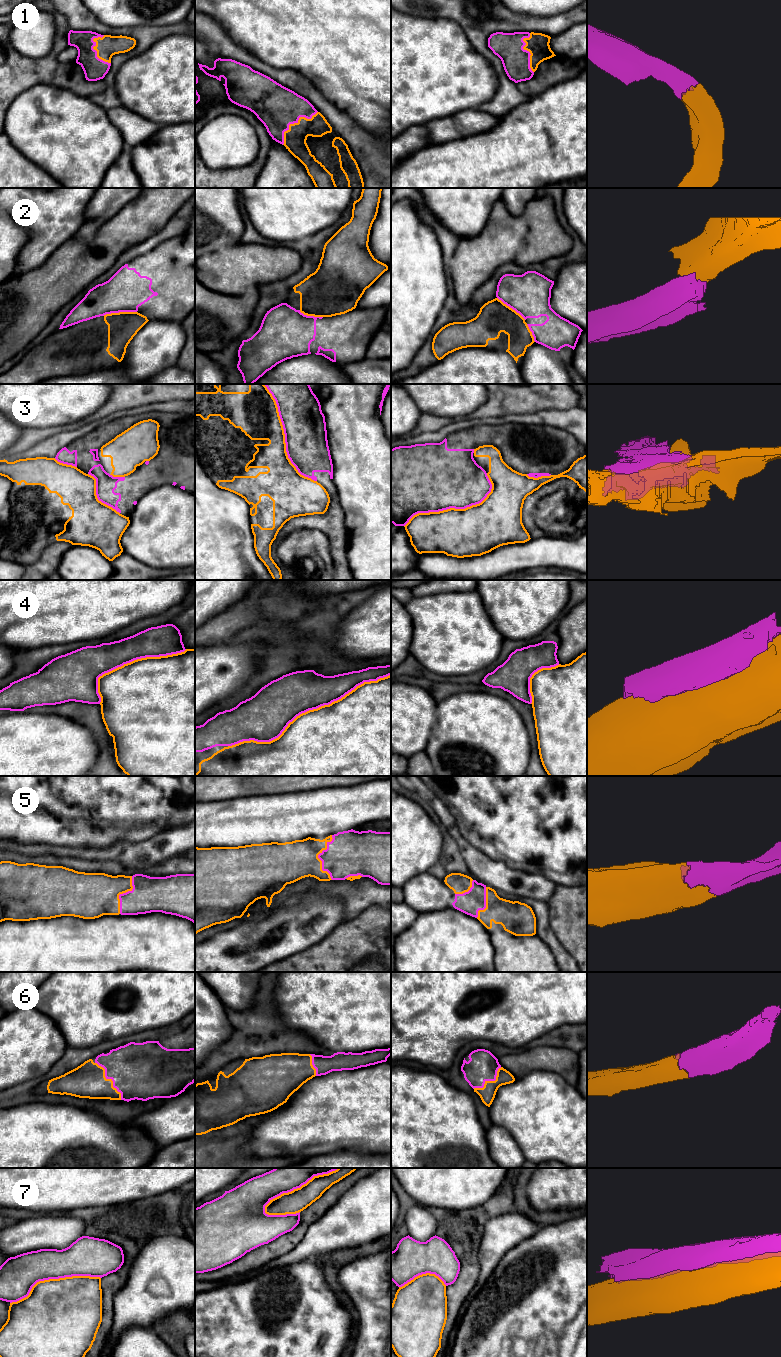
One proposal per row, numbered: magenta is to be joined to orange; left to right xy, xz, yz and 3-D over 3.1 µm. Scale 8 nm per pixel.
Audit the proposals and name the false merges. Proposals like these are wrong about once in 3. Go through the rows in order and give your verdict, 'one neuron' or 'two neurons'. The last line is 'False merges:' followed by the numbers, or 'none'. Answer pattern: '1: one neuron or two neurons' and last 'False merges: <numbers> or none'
1: one neuron
2: two neurons
3: two neurons
4: two neurons
5: one neuron
6: one neuron
7: two neurons
False merges: 2, 3, 4, 7

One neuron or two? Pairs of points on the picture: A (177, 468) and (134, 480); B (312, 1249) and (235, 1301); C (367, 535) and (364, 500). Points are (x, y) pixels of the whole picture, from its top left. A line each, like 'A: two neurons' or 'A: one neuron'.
A: one neuron
B: two neurons
C: one neuron

